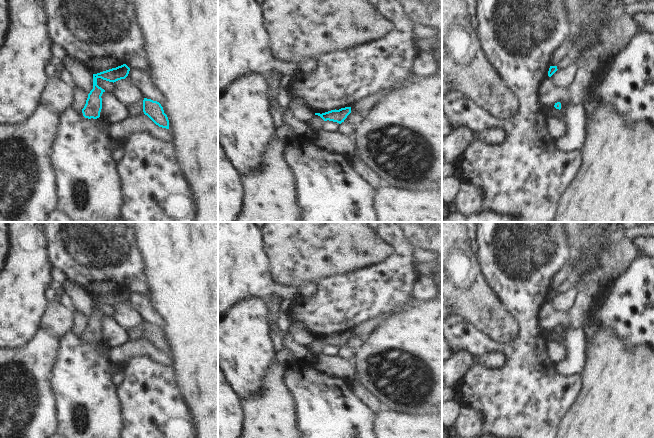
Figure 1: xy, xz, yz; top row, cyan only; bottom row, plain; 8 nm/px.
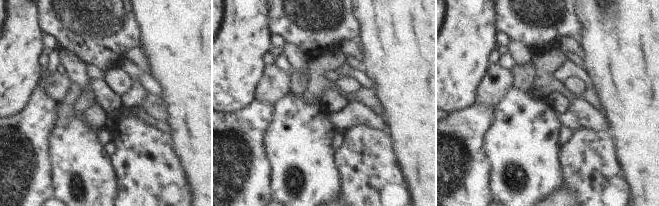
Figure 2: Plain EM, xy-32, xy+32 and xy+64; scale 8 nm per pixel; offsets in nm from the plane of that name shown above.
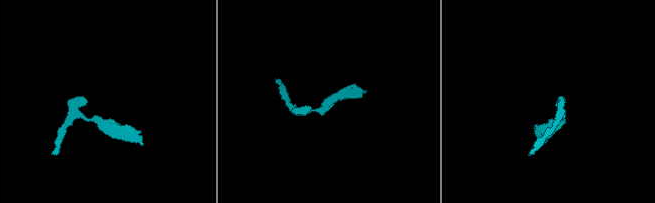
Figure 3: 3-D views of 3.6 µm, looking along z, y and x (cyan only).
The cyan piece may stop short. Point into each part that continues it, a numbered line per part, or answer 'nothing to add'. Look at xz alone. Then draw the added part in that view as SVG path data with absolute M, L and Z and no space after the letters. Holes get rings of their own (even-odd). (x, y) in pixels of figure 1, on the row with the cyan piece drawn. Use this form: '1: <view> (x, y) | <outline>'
nothing to add

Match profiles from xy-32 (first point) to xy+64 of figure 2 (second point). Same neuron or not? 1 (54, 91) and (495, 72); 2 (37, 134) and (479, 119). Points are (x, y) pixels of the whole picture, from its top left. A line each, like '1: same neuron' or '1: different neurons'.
1: same neuron
2: same neuron

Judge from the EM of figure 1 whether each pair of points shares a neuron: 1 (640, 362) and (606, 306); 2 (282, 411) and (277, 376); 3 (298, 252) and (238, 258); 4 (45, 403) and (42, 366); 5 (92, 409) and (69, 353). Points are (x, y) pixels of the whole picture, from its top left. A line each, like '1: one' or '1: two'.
1: two
2: one
3: two
4: one
5: one

